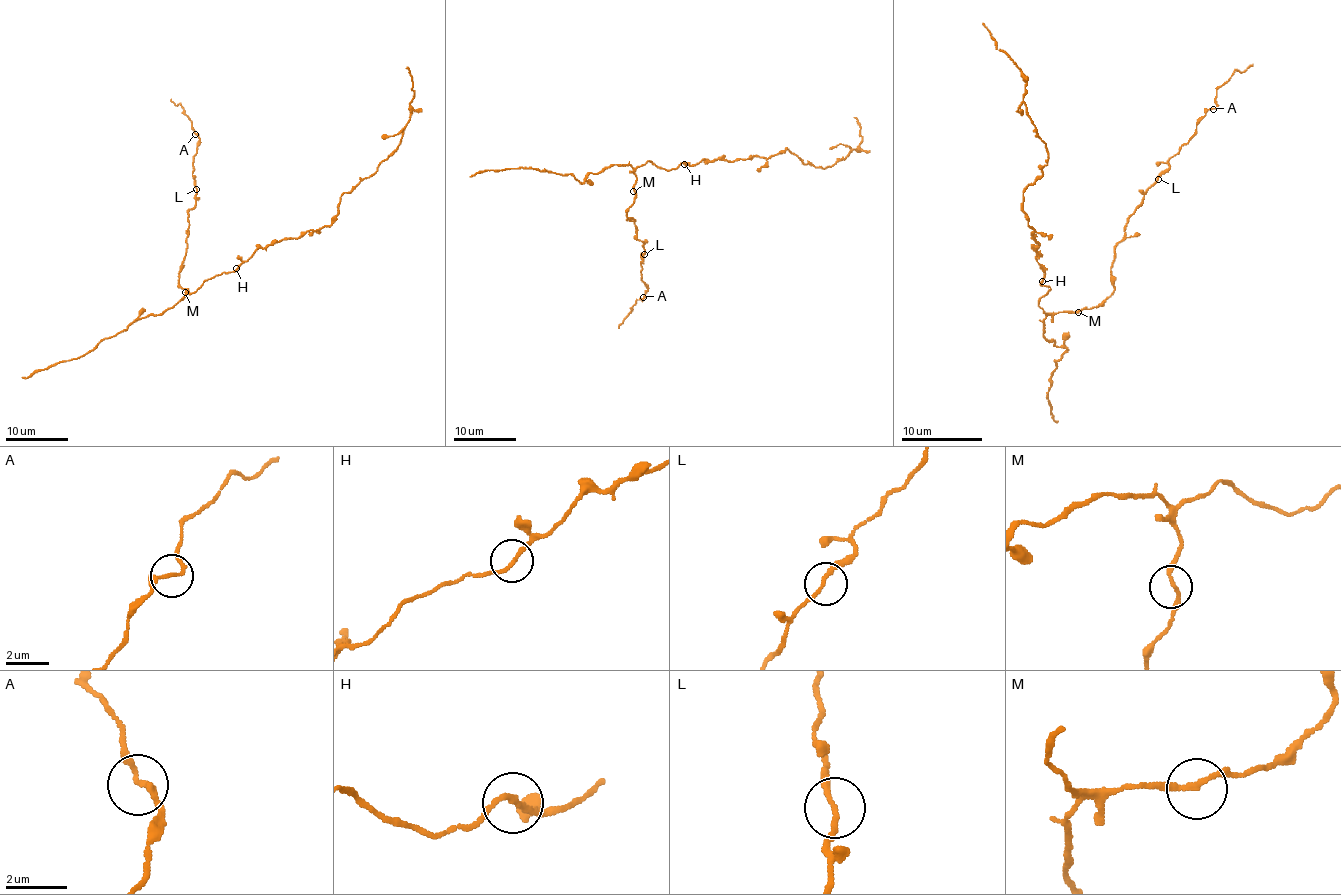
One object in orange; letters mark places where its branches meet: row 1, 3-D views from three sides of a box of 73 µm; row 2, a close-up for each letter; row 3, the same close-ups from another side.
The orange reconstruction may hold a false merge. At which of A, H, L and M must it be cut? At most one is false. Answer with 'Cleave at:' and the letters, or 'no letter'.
Cleave at: no letter

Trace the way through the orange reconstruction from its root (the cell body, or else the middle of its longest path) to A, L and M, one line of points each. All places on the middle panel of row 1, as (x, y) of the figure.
A: (670, 169), (651, 162), (635, 169), (627, 220), (635, 220), (643, 242), (643, 297)
L: (670, 169), (651, 162), (635, 169), (635, 201), (627, 210), (627, 220), (635, 220), (644, 254)
M: (670, 169), (655, 166), (651, 162), (638, 166), (635, 169), (633, 191)

